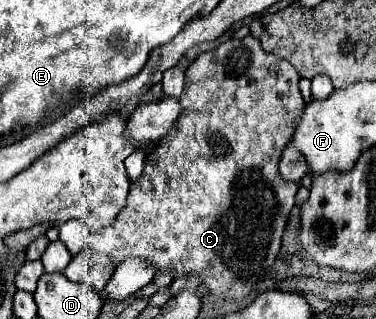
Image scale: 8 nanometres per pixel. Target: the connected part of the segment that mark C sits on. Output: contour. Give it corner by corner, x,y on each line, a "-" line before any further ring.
247,36
243,40
231,38
231,40
223,42
217,50
199,54
185,72
185,90
183,90
183,94
179,98
179,104
181,104
179,120
175,122
171,132
167,132
167,136
163,136
163,140
159,140
159,144
155,144
155,148
147,154
141,178
131,182
125,208
117,214
117,218
115,218
115,222
111,226
107,226
99,234
95,234
93,252
109,256
113,260
113,264
121,264
127,258
147,258
147,260
151,260
155,264
155,268
159,272
173,272
173,276
195,274
195,276
199,276
203,280
203,286
199,290
193,290
193,288
187,286
185,290
191,290
200,295
204,294
205,289
207,289
209,290
209,296
213,300
217,300
217,298
231,298
231,300
245,298
255,288
259,278
275,262
275,258
279,254
279,248
281,248
281,236
285,232
289,212
295,206
295,194
299,192
299,184
291,182
291,180
283,180
279,176
279,170
277,170
281,152
285,150
285,146
293,138
293,132
297,128
297,120
303,114
303,100
299,96
297,82
299,82
299,74
295,72
295,68
287,60
279,60
277,56
265,52
261,48
259,40
253,38
253,36

